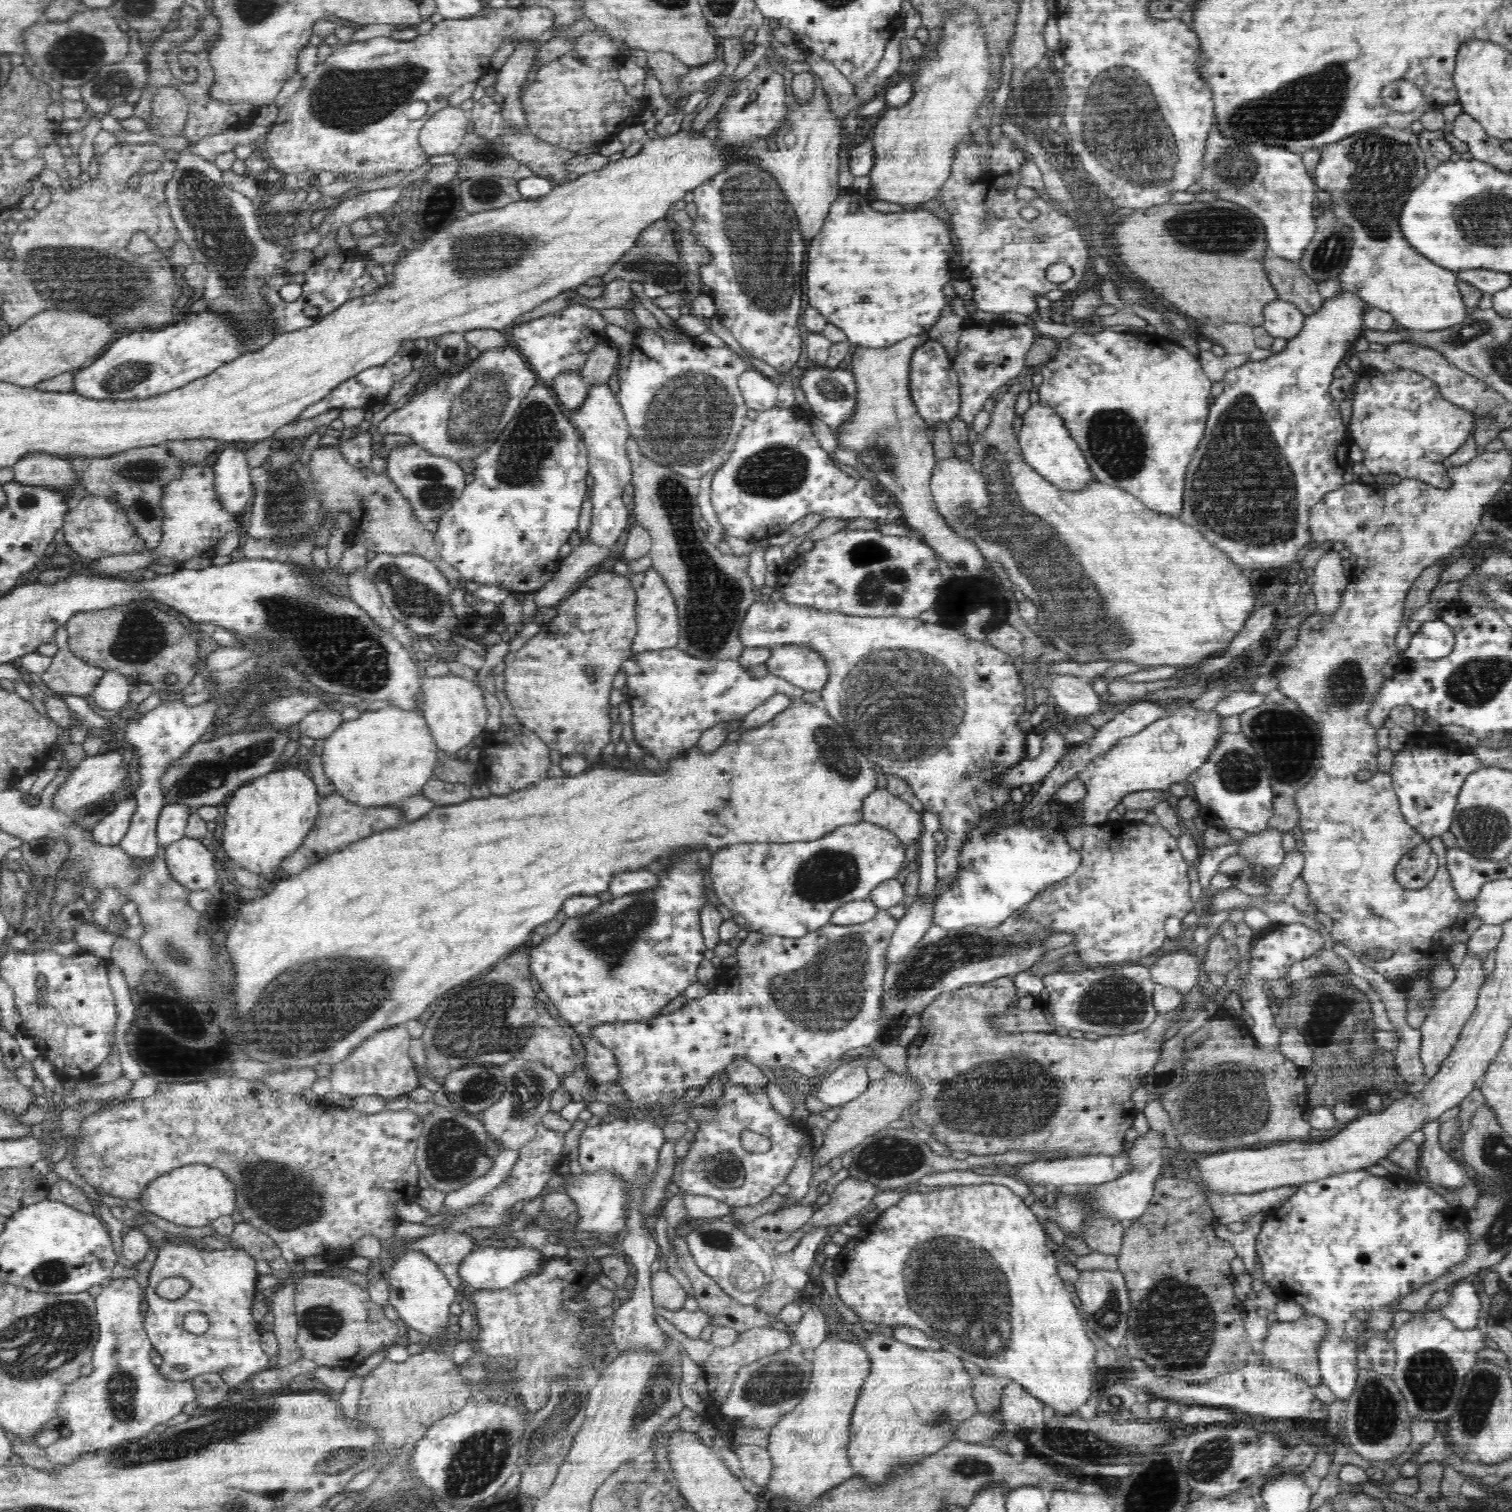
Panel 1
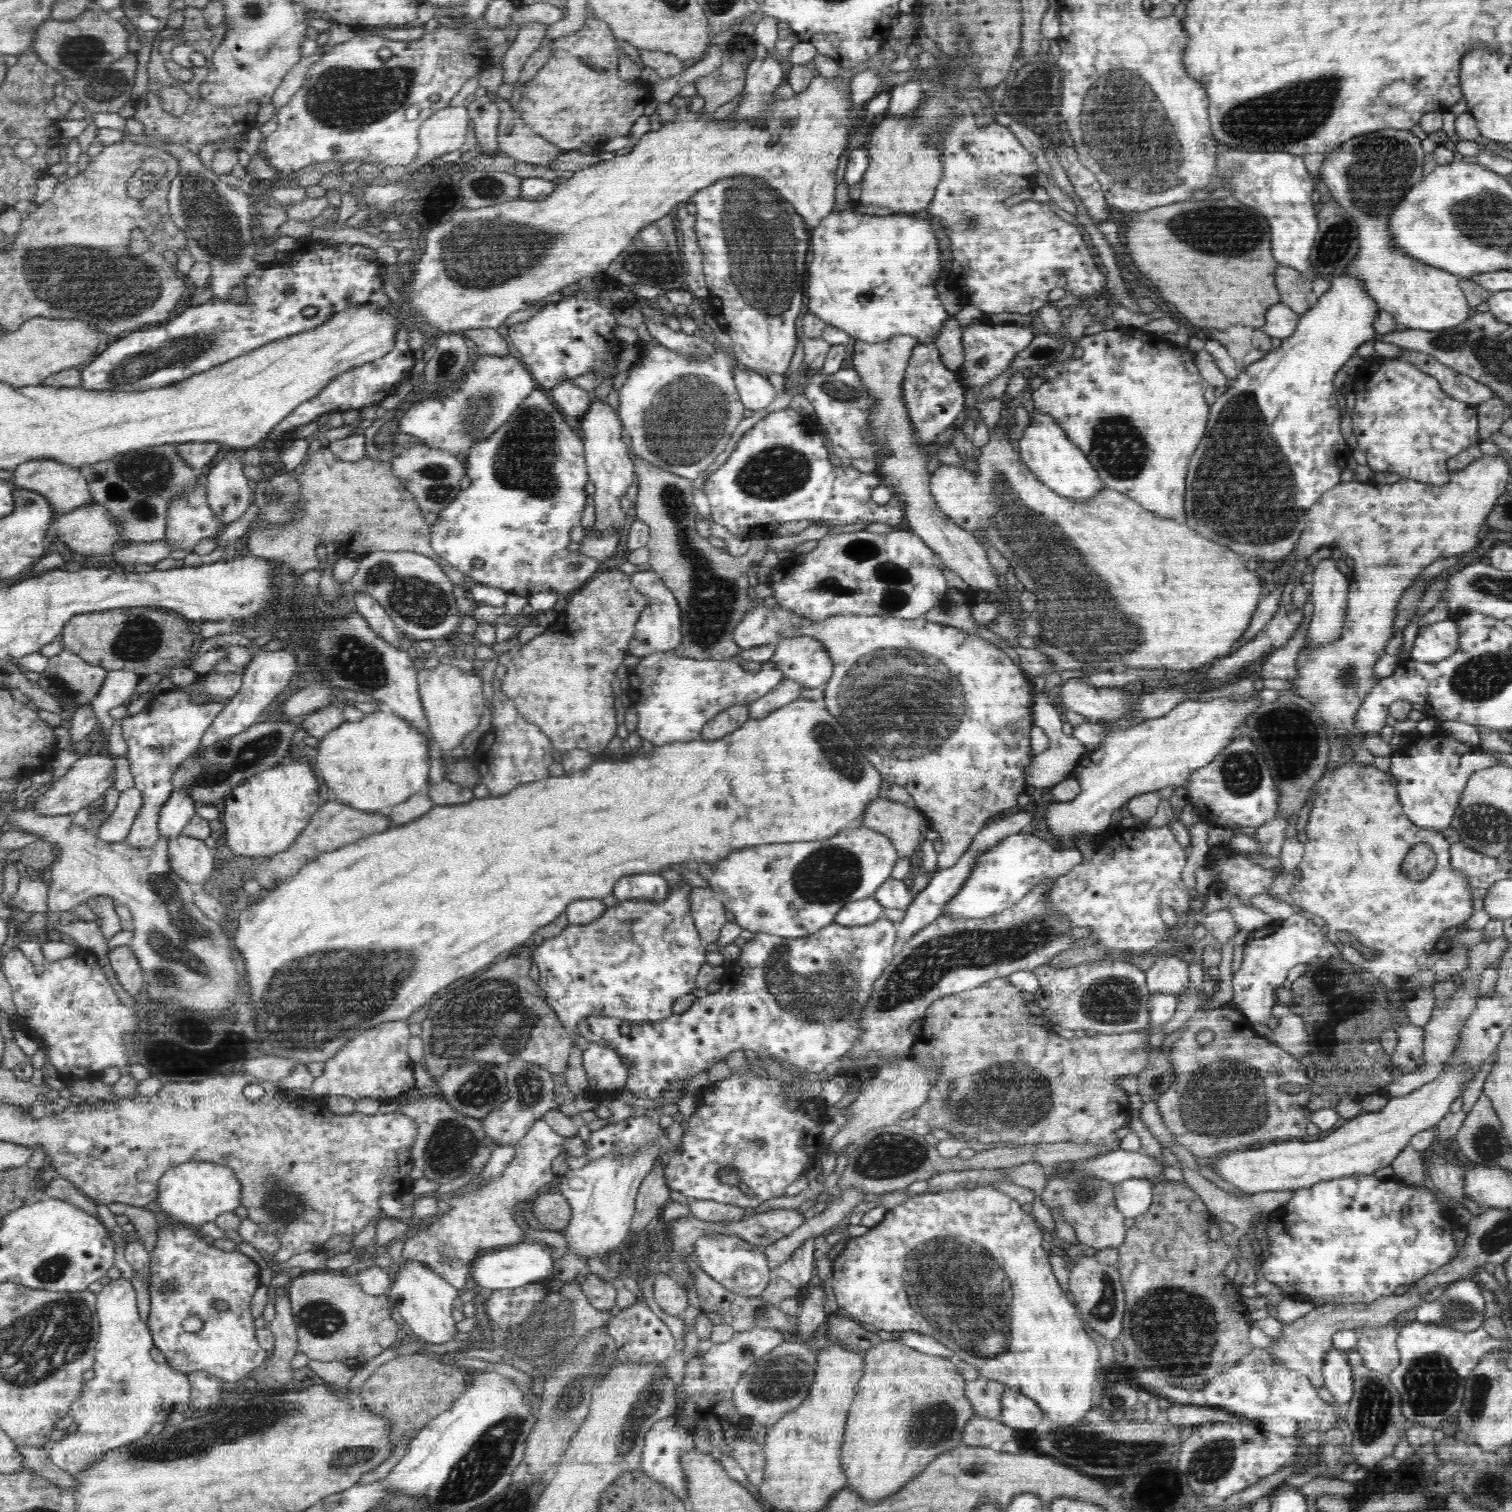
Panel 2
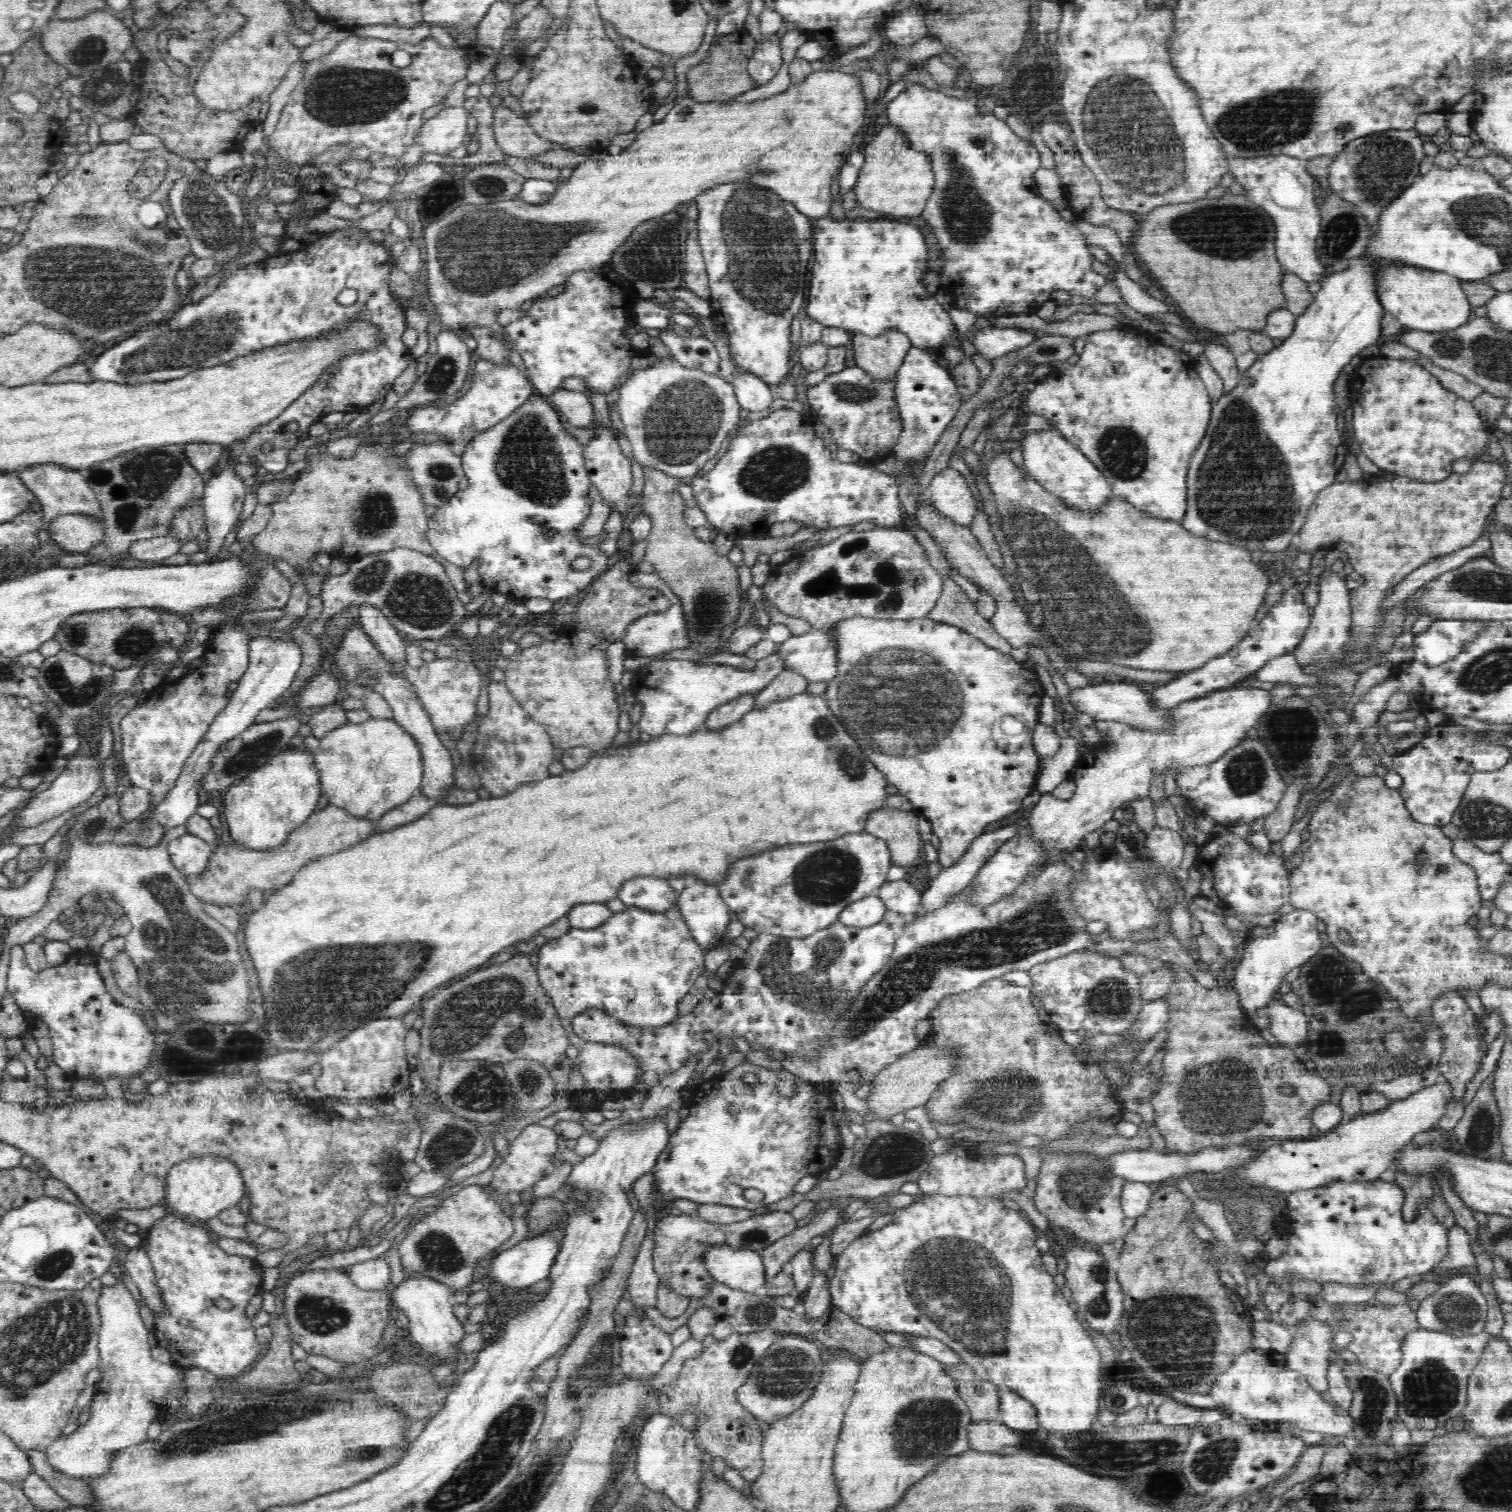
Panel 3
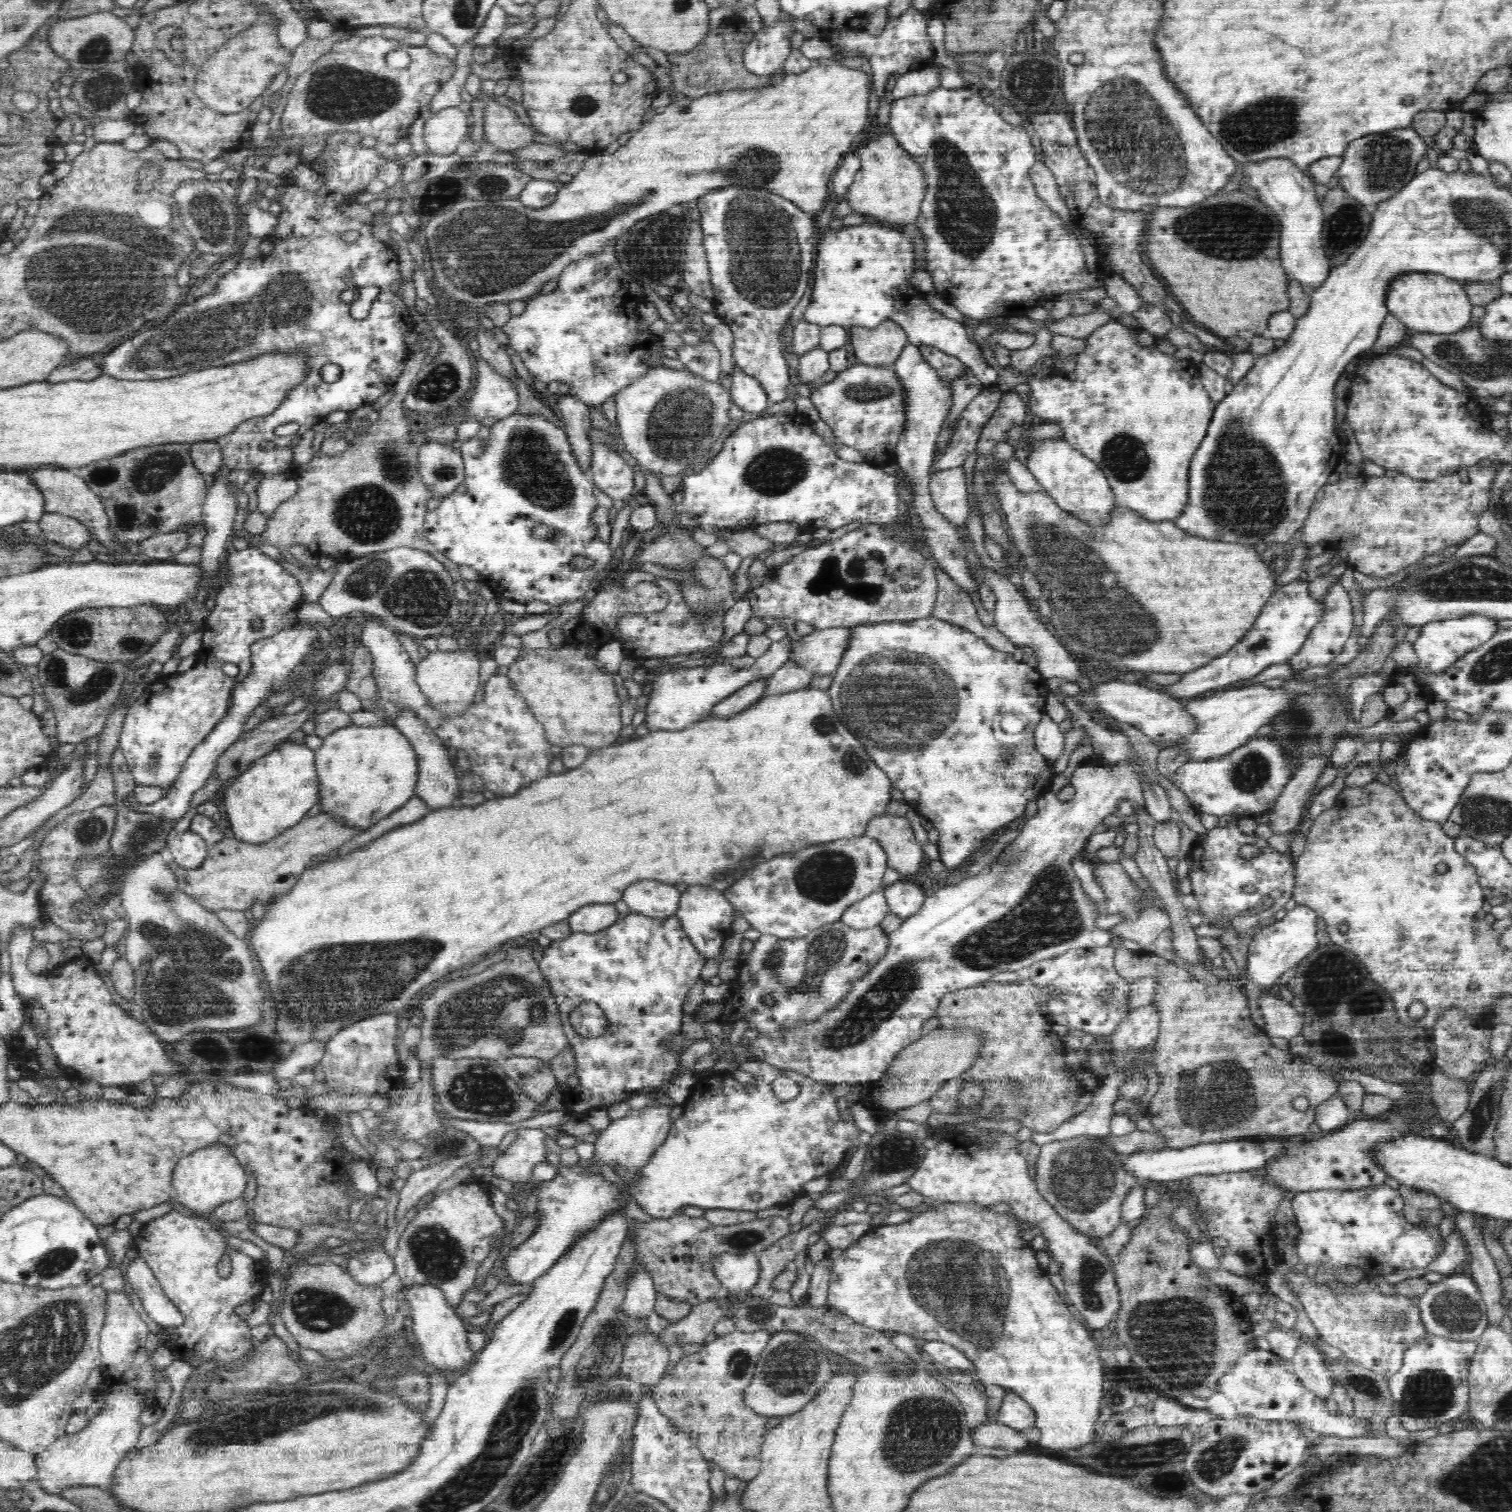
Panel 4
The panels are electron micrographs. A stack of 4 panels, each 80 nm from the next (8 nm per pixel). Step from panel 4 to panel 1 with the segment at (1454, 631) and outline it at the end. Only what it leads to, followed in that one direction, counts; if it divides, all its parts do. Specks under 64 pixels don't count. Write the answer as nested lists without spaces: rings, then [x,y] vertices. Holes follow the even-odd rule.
[[[1442,618],[1422,623],[1418,632],[1411,636],[1403,656],[1414,660],[1436,660],[1448,656],[1454,646],[1454,632],[1451,625]]]

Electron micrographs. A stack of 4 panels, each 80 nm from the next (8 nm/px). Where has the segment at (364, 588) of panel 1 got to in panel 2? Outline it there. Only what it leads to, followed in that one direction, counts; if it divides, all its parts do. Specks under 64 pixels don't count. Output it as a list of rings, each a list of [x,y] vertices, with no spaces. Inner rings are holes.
[[[358,592],[354,595],[356,602],[356,611],[364,617],[364,620],[370,629],[380,635],[388,646],[396,647],[396,650],[403,650],[400,648],[399,629],[390,618],[390,615],[385,612],[385,609],[370,594],[366,592]]]

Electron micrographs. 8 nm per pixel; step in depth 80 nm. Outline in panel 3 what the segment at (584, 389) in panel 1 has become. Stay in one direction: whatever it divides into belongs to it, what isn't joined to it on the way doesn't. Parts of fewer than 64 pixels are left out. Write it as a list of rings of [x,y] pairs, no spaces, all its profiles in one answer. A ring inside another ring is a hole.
[[[556,389],[550,395],[550,402],[554,404],[562,419],[570,422],[572,426],[586,429],[592,426],[594,410],[584,392]]]

